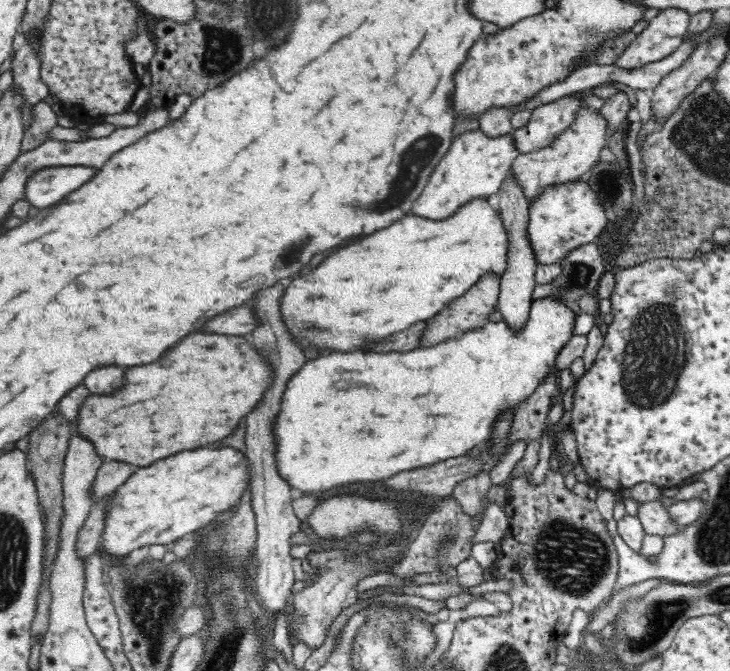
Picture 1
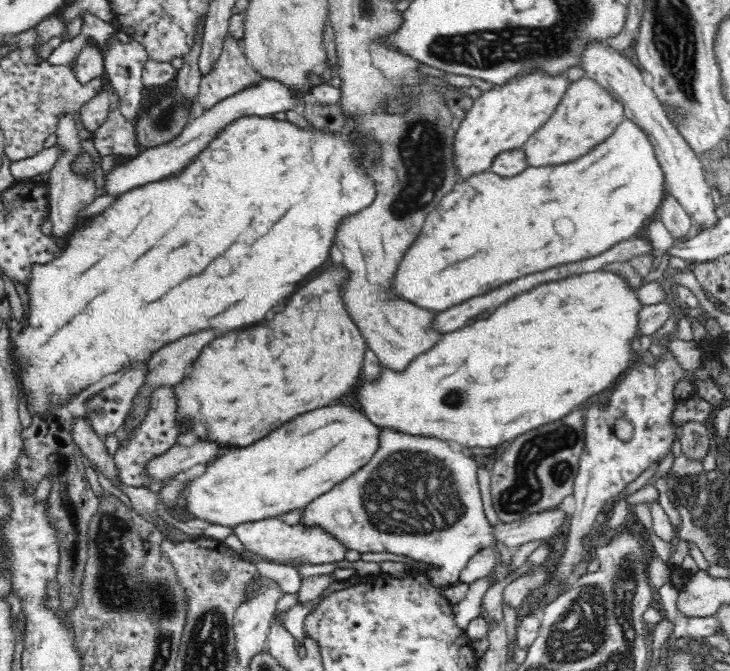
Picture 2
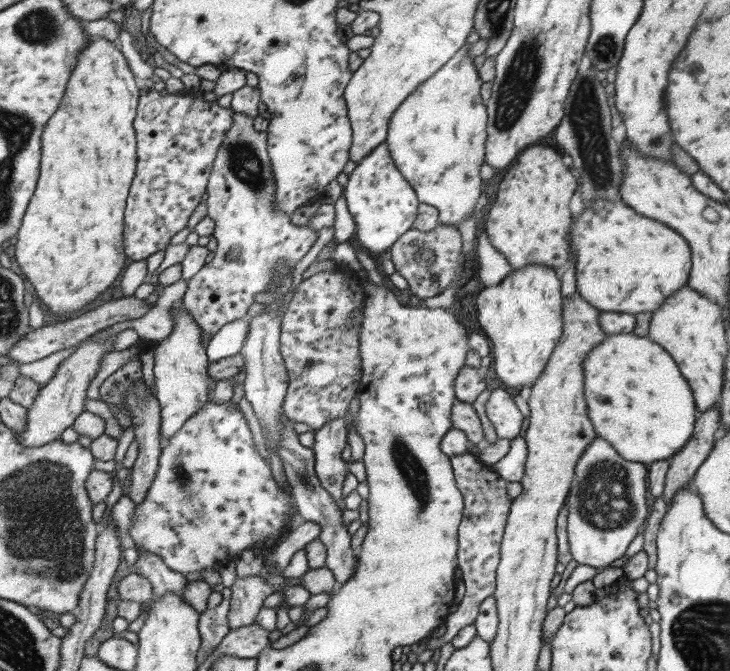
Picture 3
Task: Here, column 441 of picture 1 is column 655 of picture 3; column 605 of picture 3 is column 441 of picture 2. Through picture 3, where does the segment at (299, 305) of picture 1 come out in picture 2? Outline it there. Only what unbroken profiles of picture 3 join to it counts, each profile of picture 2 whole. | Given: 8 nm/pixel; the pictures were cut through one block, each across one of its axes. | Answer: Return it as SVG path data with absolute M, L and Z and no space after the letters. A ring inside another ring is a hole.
M625 118L616 128L614 134L606 138L605 142L598 144L589 154L574 160L574 162L558 166L529 166L521 174L514 177L500 177L488 170L456 183L453 190L442 198L436 210L428 214L424 230L418 236L418 240L414 242L414 248L410 248L406 252L406 258L402 258L402 266L398 268L398 274L396 274L394 286L392 286L392 293L422 308L442 312L469 298L486 294L492 288L504 286L506 282L512 282L516 278L520 278L520 276L526 276L526 274L532 274L532 272L542 272L542 270L549 270L559 265L579 262L582 261L582 258L588 259L590 256L598 256L615 244L634 239L638 232L642 232L644 226L648 224L648 220L657 217L658 210L665 200L666 194L668 193L666 192L665 175L657 160L653 143L636 123Z

